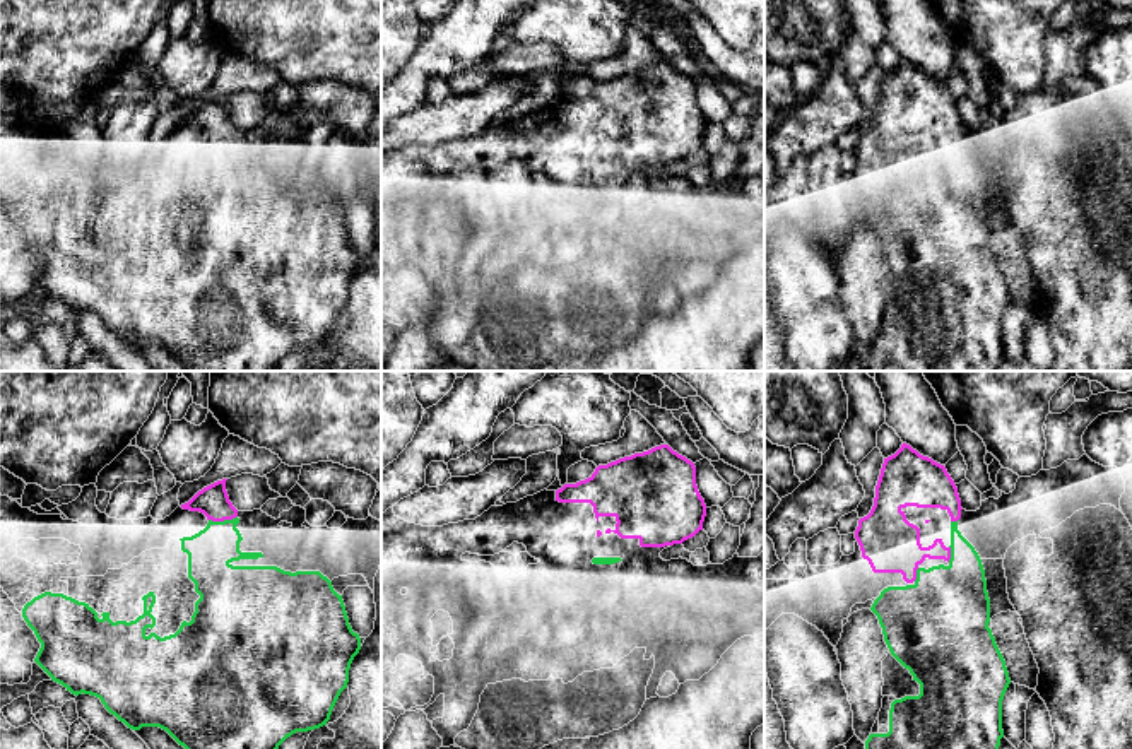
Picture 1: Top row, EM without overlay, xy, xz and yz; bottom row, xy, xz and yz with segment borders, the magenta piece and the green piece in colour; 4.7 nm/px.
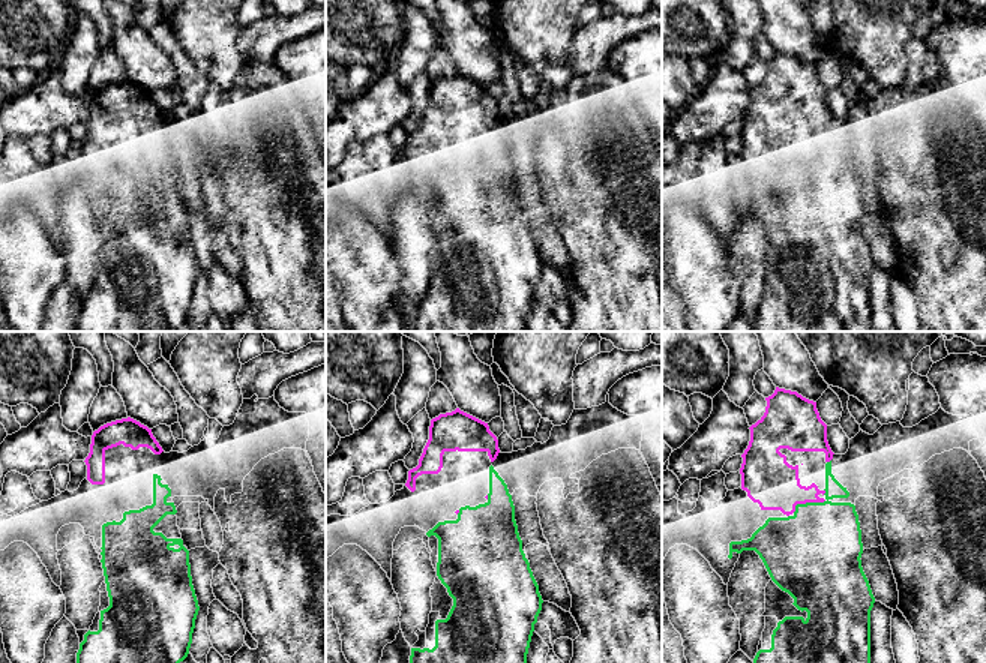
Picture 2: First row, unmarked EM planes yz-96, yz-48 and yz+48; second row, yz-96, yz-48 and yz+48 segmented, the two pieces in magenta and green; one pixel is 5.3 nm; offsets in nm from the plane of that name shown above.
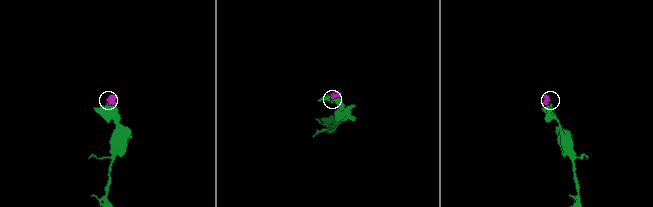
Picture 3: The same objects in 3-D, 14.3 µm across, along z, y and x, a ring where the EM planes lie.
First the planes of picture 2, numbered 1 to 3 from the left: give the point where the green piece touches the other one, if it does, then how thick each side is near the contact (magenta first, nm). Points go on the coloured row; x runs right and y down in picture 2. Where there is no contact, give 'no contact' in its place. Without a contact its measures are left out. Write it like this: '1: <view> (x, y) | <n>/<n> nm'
1: no contact
2: yz-48 (486, 497) | 20/380 nm
3: yz+48 (806, 501) | 280/440 nm

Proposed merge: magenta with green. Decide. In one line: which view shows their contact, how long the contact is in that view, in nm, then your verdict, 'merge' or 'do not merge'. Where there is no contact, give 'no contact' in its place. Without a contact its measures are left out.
meets magenta in xy; contact 140 nm long; merge

